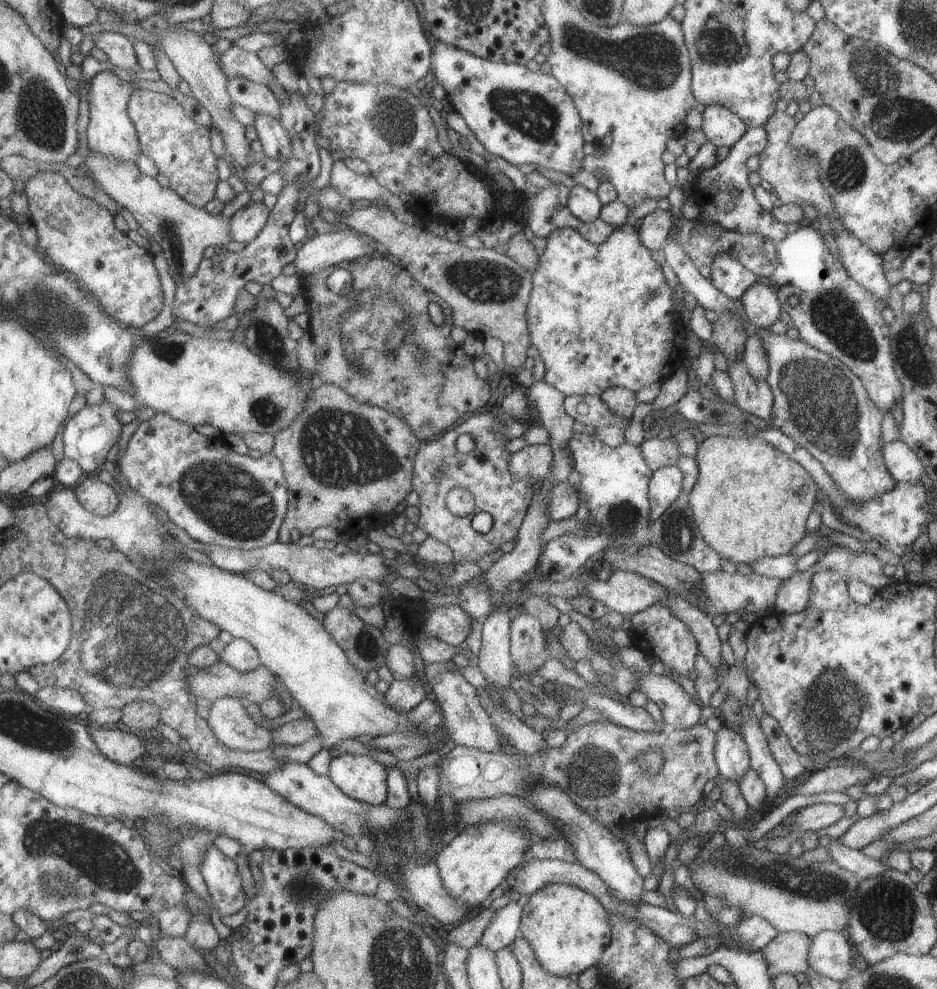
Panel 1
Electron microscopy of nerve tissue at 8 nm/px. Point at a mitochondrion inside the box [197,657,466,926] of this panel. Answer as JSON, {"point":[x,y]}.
{"point":[305,885]}

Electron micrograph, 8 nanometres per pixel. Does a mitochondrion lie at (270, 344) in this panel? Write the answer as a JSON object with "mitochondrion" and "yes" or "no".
{"mitochondrion":"yes"}

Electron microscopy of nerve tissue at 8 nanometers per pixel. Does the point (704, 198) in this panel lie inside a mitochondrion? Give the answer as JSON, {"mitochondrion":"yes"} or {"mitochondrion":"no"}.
{"mitochondrion":"no"}

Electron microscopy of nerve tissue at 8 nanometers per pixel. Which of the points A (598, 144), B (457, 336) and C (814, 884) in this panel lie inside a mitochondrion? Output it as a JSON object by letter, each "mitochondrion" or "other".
{"A":"other","B":"other","C":"mitochondrion"}

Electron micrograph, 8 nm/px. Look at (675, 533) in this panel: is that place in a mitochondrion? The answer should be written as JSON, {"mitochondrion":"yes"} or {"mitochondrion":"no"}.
{"mitochondrion":"yes"}

